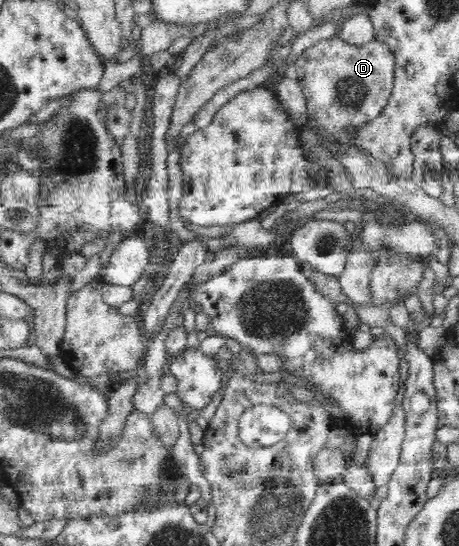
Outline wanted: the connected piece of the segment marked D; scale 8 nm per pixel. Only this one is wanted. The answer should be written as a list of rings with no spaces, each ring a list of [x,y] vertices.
[[[332,37],[331,39],[324,39],[316,43],[314,46],[306,49],[302,55],[300,55],[295,62],[295,69],[297,73],[297,80],[304,90],[304,95],[306,95],[306,99],[308,100],[308,123],[307,125],[313,130],[313,133],[317,136],[318,142],[324,145],[343,145],[344,148],[355,147],[354,143],[356,143],[356,138],[354,138],[354,134],[358,133],[364,125],[371,123],[374,121],[376,117],[380,117],[380,113],[383,113],[384,107],[388,105],[388,101],[390,101],[390,95],[392,95],[392,89],[394,87],[394,71],[396,69],[396,54],[394,54],[393,48],[386,41],[379,41],[375,39],[366,43],[366,45],[351,45],[346,41],[340,39],[340,37]]]

